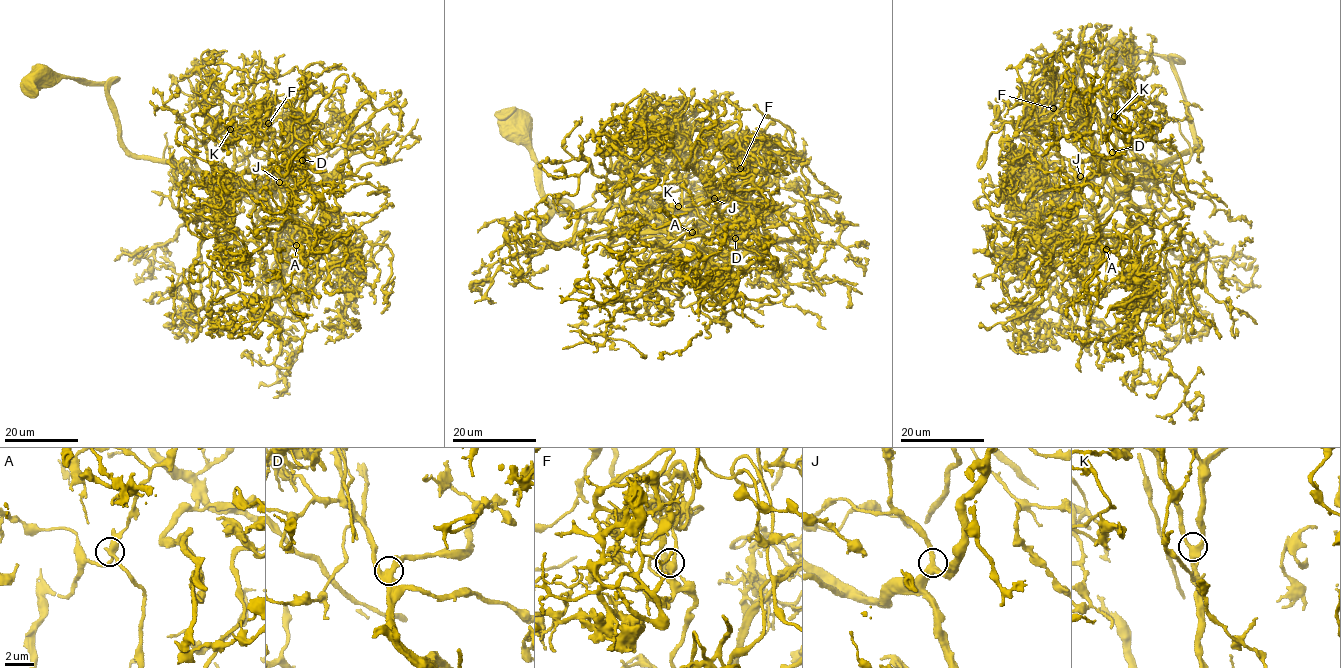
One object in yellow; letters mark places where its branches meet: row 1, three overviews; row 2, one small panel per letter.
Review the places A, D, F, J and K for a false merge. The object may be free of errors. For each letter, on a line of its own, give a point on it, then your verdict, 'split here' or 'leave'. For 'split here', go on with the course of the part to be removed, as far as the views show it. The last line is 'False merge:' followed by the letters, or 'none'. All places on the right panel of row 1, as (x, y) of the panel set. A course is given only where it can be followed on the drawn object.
A: (1106, 249) | leave
D: (1112, 152) | leave
F: (1053, 108) | split here | (1053, 108), (1080, 88), (1178, 198), (1128, 311), (1126, 262)
J: (1080, 176) | leave
K: (1114, 116) | leave
False merge: F

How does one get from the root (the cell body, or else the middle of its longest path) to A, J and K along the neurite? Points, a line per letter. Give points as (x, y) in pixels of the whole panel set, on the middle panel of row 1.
A: (515, 128), (569, 205), (546, 240), (667, 233), (656, 248), (679, 251), (662, 249), (692, 232)
J: (515, 128), (541, 190), (569, 205), (538, 225), (546, 240), (658, 232), (659, 209), (714, 198)
K: (515, 128), (541, 190), (569, 205), (538, 225), (546, 240), (658, 232), (657, 212), (678, 206)

